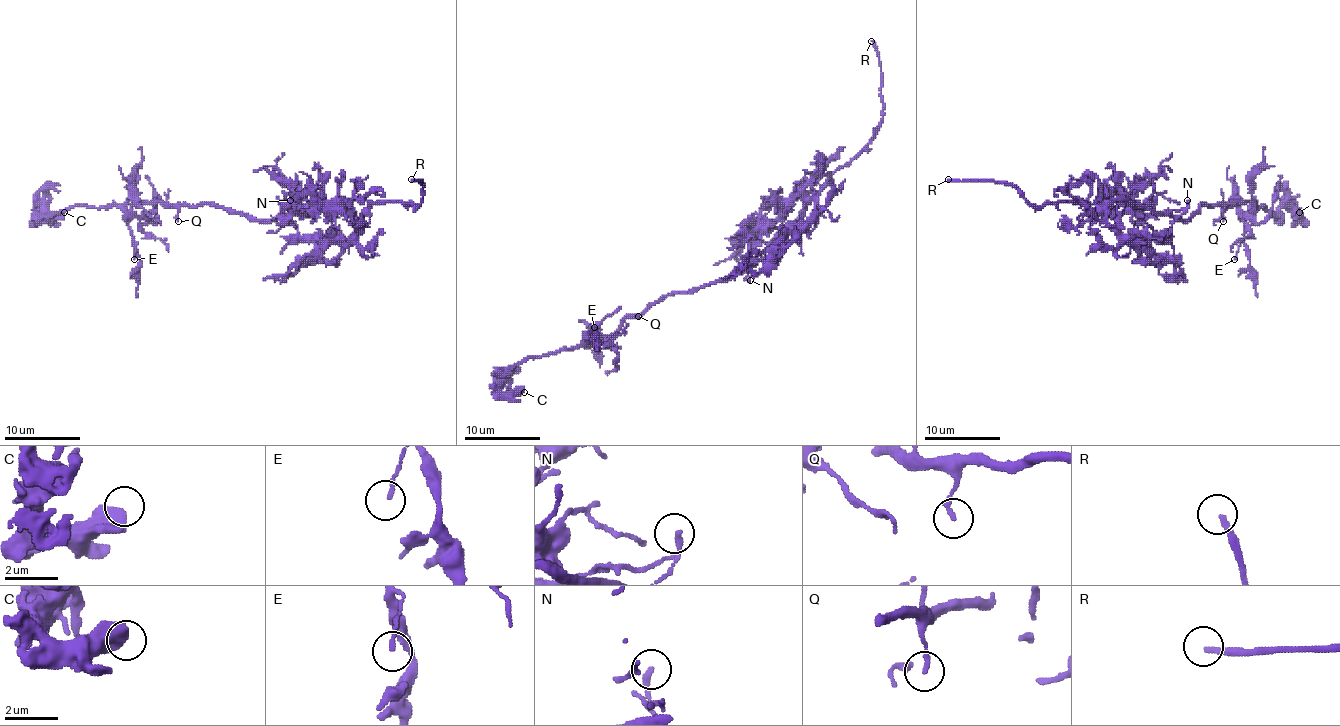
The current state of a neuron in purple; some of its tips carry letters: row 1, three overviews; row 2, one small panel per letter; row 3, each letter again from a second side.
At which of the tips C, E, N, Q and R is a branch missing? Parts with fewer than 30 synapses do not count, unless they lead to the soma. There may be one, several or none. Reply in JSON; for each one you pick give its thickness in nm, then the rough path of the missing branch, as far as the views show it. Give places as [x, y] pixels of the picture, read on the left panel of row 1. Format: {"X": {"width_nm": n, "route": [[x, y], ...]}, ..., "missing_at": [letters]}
{"R": {"width_nm": 220}, "missing_at": ["R"]}

